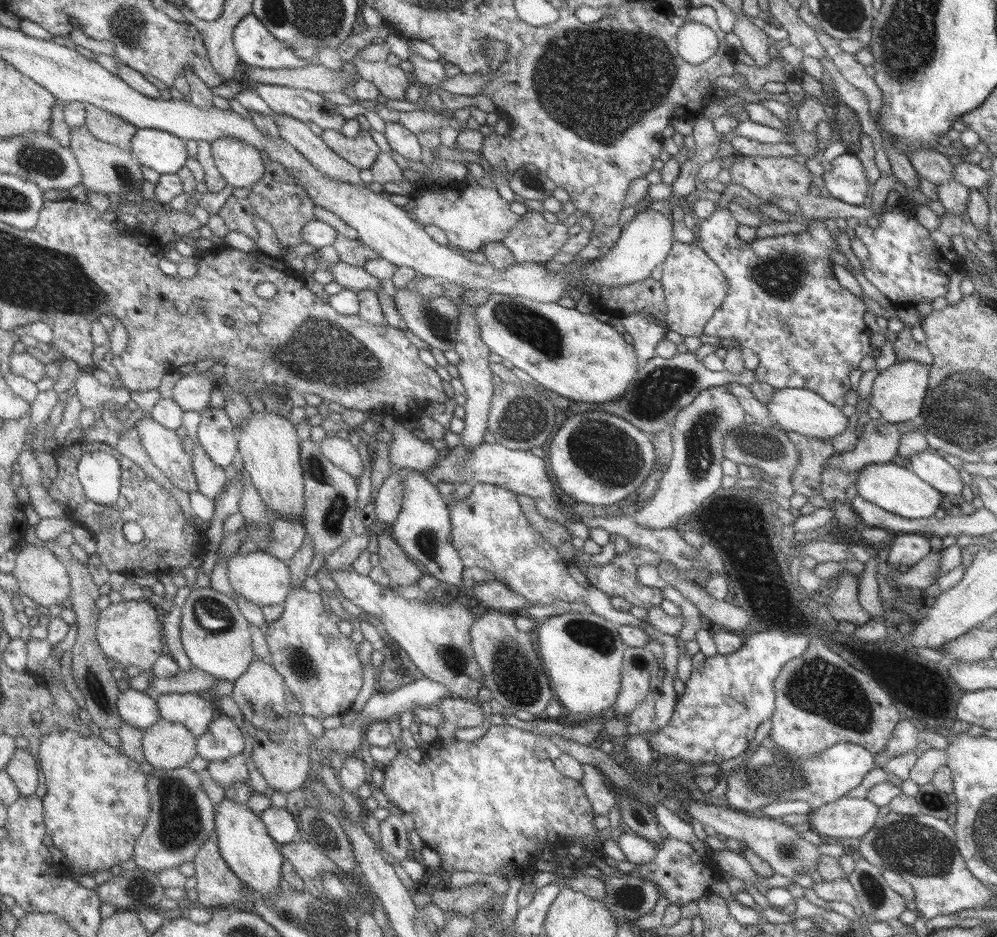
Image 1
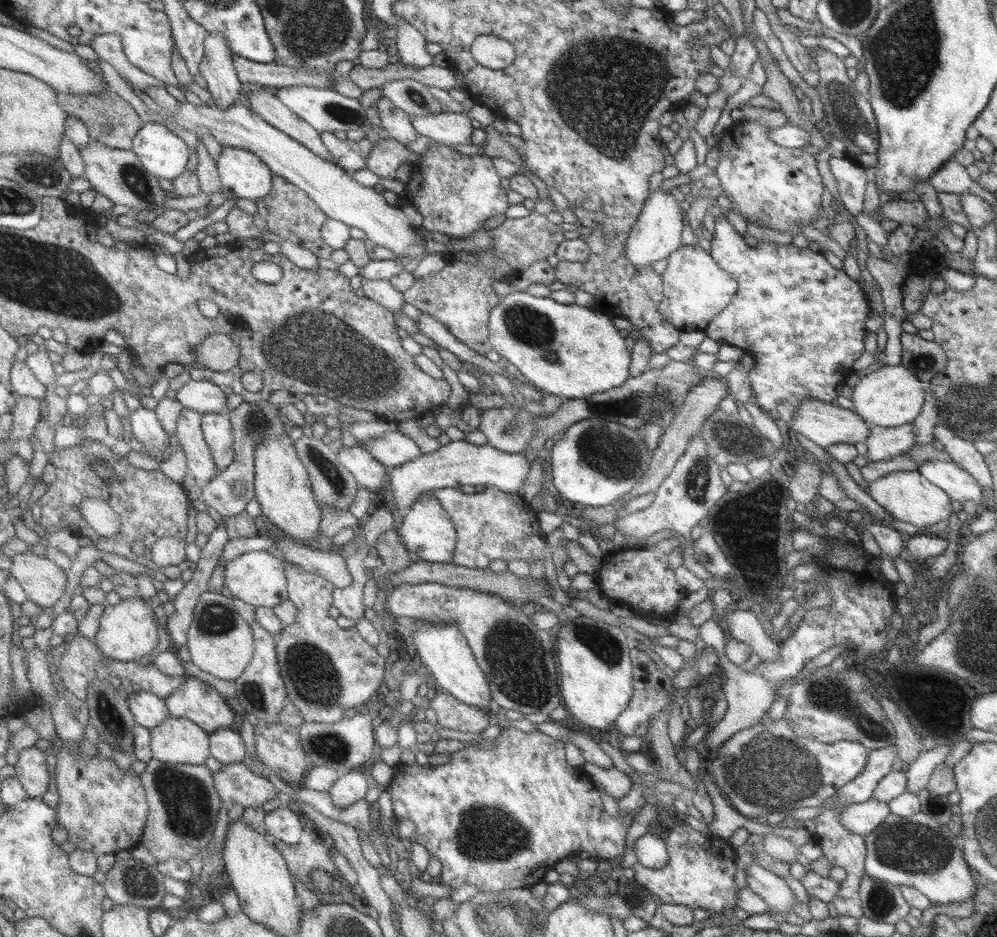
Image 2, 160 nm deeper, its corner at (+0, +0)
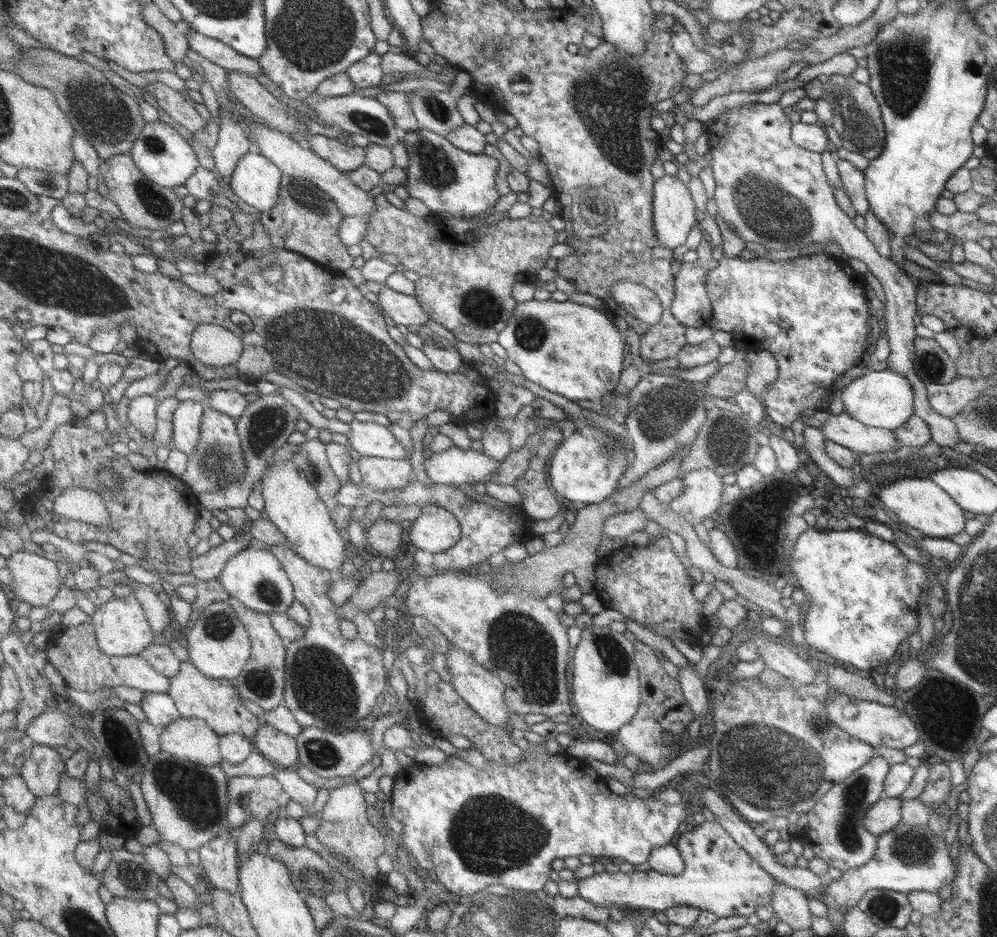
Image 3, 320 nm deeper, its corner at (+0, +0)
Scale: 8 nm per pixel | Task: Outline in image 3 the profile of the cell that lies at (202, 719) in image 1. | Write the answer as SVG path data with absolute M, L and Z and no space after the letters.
M190 660L182 662L180 671L171 679L168 693L176 702L183 718L206 720L220 735L242 734L252 739L260 727L258 715L245 708L234 681L205 676Z

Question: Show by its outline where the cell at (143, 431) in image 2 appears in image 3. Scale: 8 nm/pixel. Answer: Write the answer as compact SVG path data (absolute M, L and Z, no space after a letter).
M145 394L135 400L130 400L128 406L129 423L145 438L154 439L157 432L158 404L154 395Z

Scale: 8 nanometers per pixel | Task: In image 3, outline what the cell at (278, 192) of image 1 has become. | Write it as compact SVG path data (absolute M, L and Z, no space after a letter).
M284 175L280 186L280 200L273 210L260 214L262 223L271 237L272 246L277 250L289 250L291 252L304 255L308 259L314 260L325 270L341 273L349 268L353 268L355 257L347 252L347 245L338 235L341 223L345 220L345 213L336 205L330 194L321 190L312 180L293 175Z

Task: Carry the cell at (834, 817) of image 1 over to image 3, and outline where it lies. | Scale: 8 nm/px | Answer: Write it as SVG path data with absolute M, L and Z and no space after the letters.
M898 797L880 798L874 802L863 817L863 828L875 837L897 827L900 818L900 800Z

